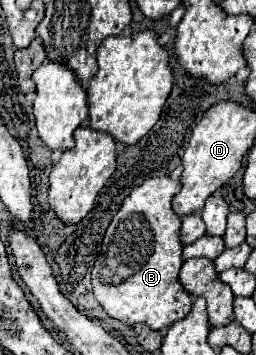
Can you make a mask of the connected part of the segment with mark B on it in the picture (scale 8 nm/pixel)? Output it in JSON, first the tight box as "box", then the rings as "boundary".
{"box":[91,176,193,330],"boundary":[[[157,176],[145,180],[141,186],[137,186],[125,200],[123,206],[113,216],[113,222],[109,224],[105,232],[105,242],[101,246],[101,252],[95,260],[91,278],[93,278],[93,292],[103,310],[125,324],[147,324],[153,330],[163,330],[171,326],[173,322],[185,318],[193,308],[193,298],[179,282],[179,270],[183,264],[183,244],[181,244],[181,216],[173,212],[171,201],[183,188],[181,182],[171,180],[169,176]]]}

